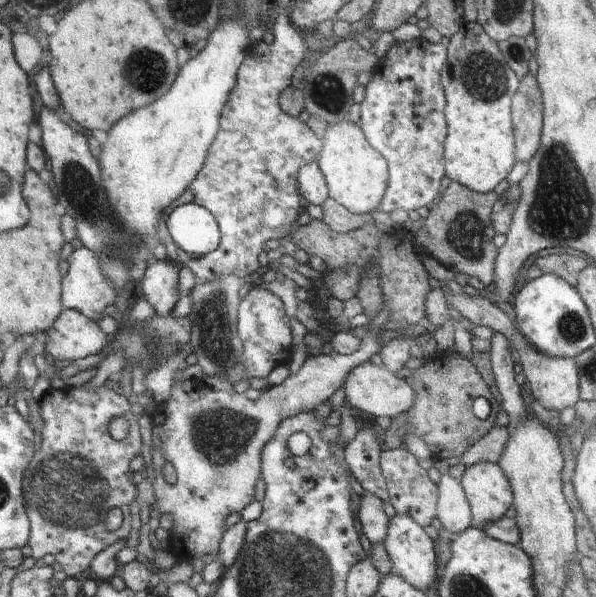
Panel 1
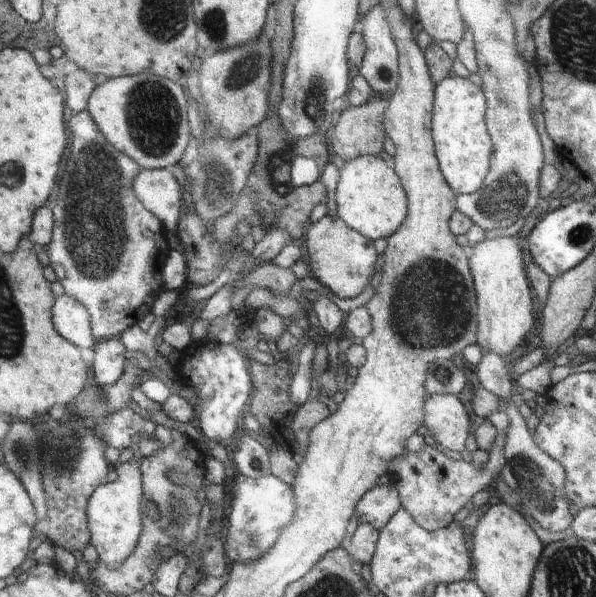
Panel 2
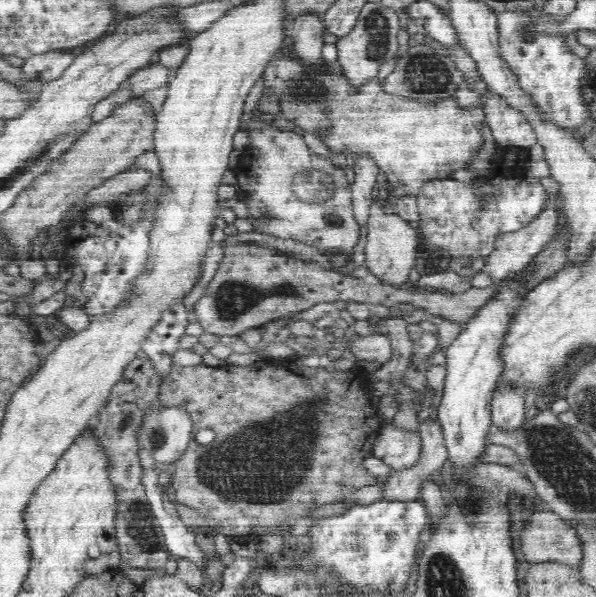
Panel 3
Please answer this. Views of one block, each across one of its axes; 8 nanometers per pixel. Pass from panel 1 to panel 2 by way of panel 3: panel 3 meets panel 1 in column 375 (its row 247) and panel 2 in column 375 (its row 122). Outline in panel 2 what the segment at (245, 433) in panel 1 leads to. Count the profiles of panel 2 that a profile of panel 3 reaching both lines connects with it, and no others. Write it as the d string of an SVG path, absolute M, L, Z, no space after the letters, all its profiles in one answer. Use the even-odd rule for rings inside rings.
M326 214L307 227L306 244L310 253L307 264L314 278L340 298L357 297L375 274L378 254L374 241L350 229L336 214Z

